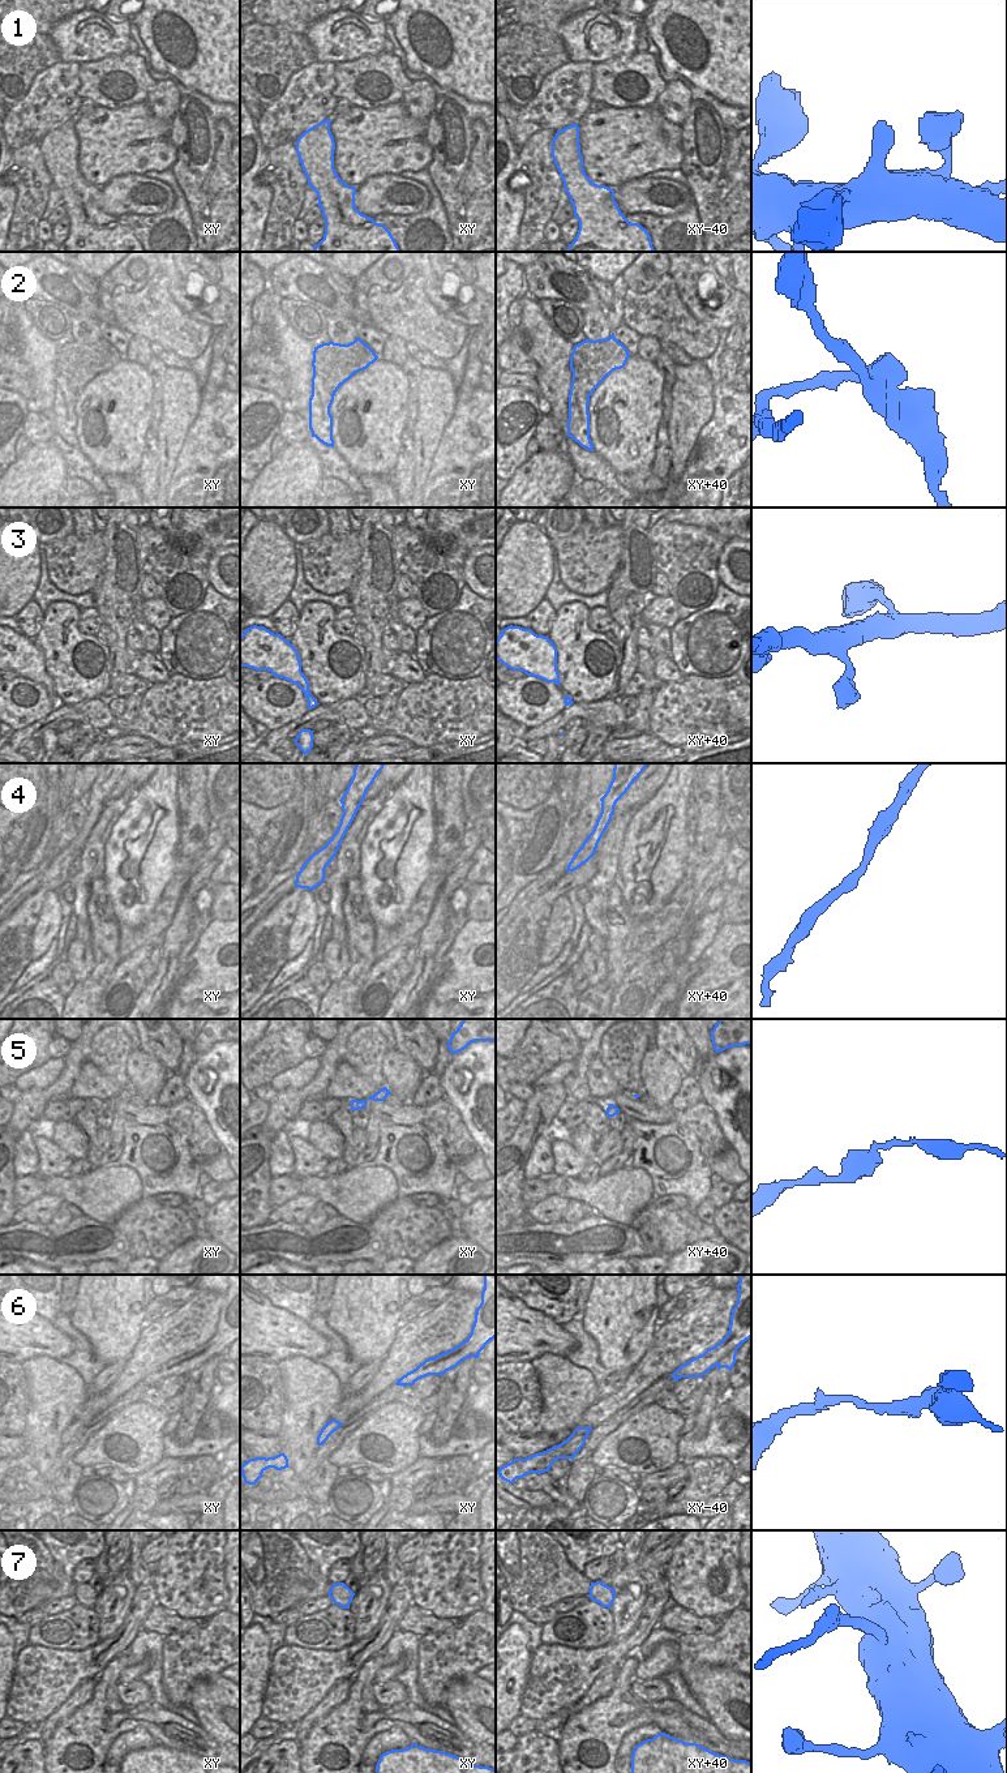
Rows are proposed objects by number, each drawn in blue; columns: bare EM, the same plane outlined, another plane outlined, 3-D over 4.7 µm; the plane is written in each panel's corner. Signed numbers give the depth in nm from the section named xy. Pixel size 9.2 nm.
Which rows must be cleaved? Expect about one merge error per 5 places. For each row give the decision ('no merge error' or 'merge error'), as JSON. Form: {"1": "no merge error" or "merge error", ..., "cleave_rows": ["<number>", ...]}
{"1": "no merge error", "2": "merge error", "3": "no merge error", "4": "no merge error", "5": "no merge error", "6": "no merge error", "7": "merge error", "cleave_rows": ["2", "7"]}

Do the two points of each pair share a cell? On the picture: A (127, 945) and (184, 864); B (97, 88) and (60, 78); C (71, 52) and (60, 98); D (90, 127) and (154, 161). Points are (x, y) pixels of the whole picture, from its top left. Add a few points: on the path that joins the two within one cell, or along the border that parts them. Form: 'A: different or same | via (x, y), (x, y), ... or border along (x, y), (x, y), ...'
A: same | via (148, 929), (163, 913), (178, 885)
B: different | border along (78, 64), (77, 94), (81, 99)
C: different | border along (60, 60), (80, 63)
D: same | via (106, 136), (112, 142), (138, 148)

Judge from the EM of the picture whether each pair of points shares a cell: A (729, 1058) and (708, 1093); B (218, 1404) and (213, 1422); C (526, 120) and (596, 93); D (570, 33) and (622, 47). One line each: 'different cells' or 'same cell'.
A: same cell
B: same cell
C: different cells
D: same cell

